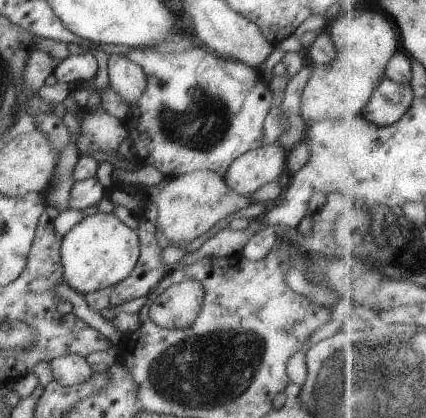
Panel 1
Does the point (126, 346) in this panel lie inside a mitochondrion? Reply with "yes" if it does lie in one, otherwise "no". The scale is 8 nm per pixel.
no

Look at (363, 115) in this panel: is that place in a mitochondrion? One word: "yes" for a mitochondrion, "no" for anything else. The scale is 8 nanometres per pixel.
no

